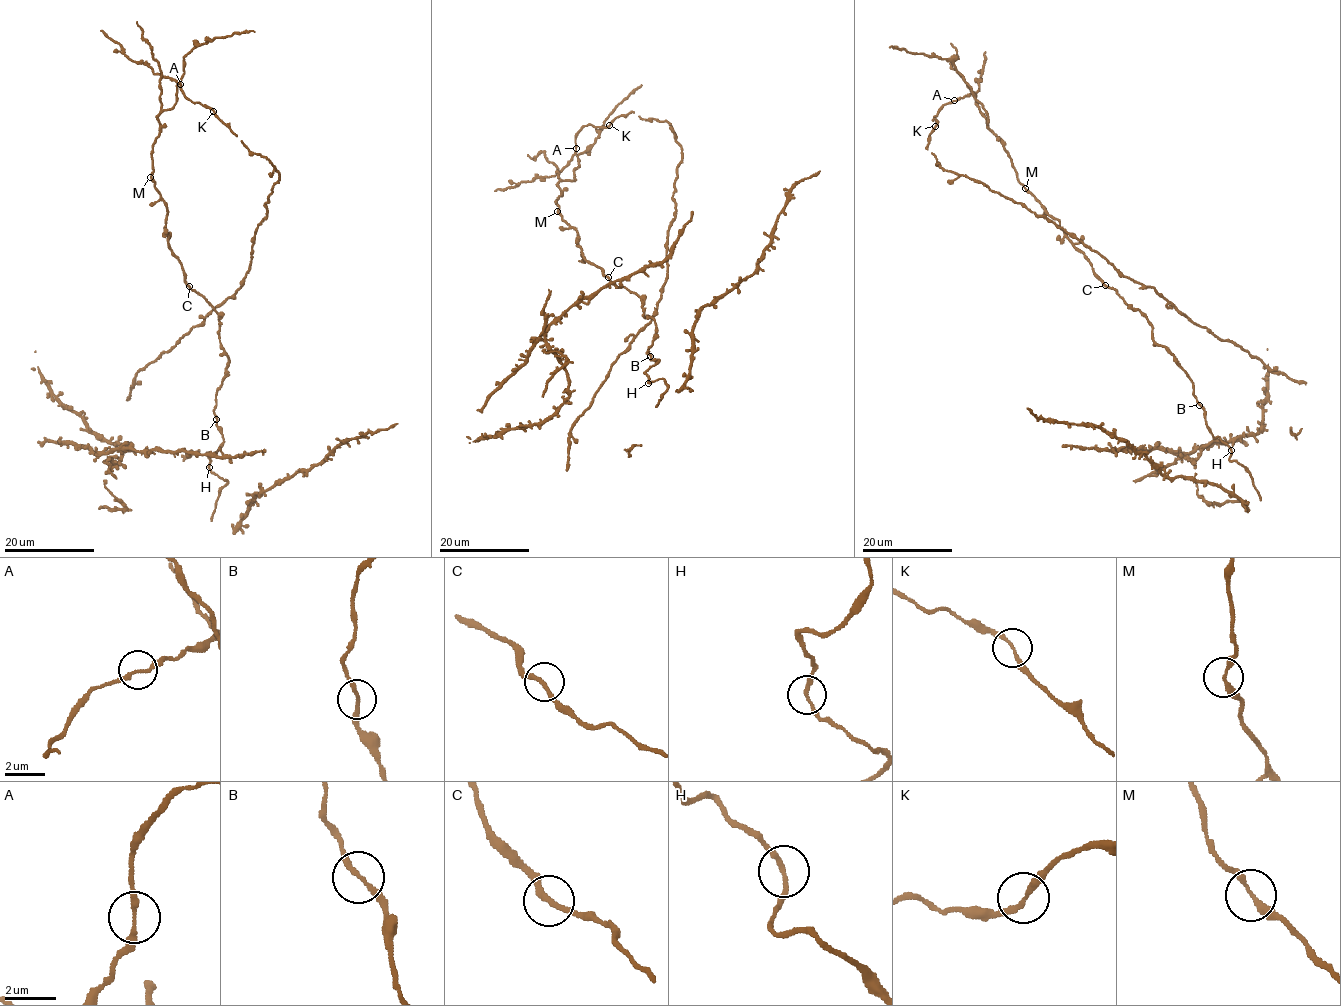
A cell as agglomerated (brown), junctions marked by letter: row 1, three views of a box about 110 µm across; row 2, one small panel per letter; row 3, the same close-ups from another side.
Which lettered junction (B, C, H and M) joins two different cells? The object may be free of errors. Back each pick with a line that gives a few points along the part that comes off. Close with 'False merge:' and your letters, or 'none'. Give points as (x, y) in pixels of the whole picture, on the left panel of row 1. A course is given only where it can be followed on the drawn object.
False merge: none

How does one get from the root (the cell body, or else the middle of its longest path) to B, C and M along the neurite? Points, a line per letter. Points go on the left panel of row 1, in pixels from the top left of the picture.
B: (157, 116), (151, 177), (167, 207), (168, 246), (184, 280), (218, 314), (228, 358), (217, 419)
C: (157, 116), (159, 136), (153, 145), (151, 177), (167, 207), (168, 246), (181, 265), (184, 280), (189, 286)
M: (157, 116), (159, 136), (153, 145), (151, 176)

